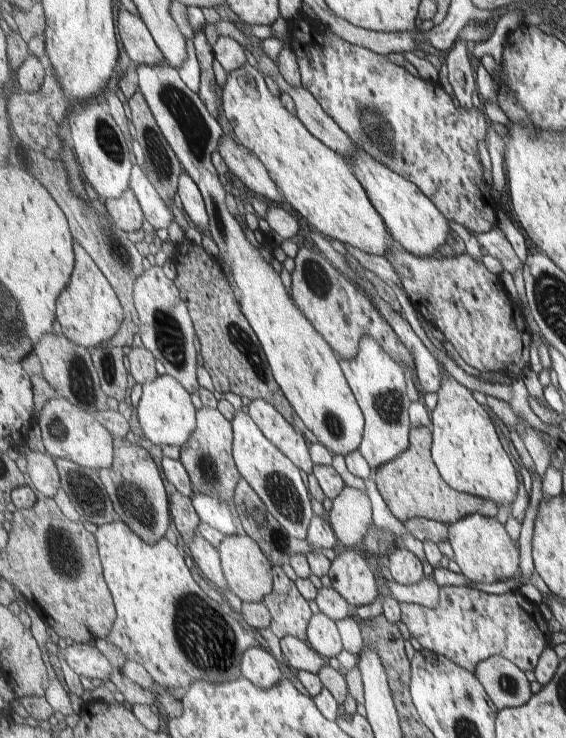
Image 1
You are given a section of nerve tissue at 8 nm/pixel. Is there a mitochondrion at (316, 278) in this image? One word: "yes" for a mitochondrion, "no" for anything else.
yes

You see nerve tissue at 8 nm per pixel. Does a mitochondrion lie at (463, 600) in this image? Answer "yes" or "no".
no

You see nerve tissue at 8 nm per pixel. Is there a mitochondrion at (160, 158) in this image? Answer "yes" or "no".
yes

